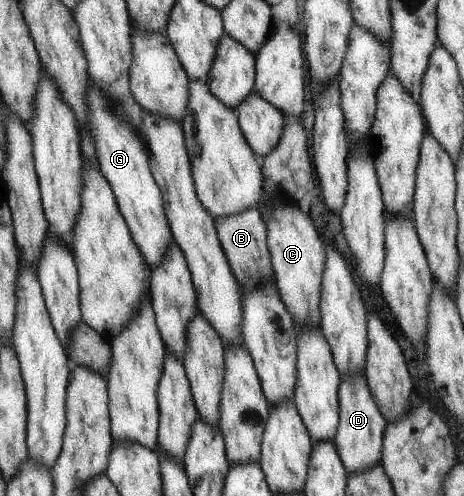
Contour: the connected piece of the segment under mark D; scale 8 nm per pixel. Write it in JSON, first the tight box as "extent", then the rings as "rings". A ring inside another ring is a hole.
{"extent":[332,373,386,474],"rings":[[[341,373],[337,388],[338,424],[332,442],[347,474],[363,471],[380,461],[382,433],[386,422],[379,413],[363,373]]]}

